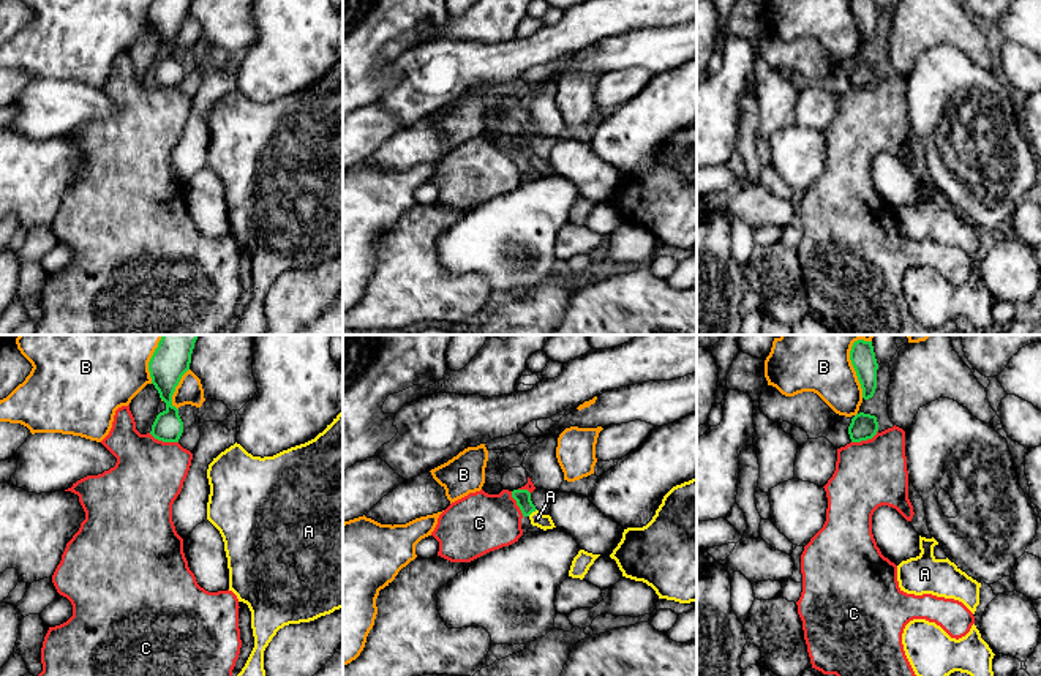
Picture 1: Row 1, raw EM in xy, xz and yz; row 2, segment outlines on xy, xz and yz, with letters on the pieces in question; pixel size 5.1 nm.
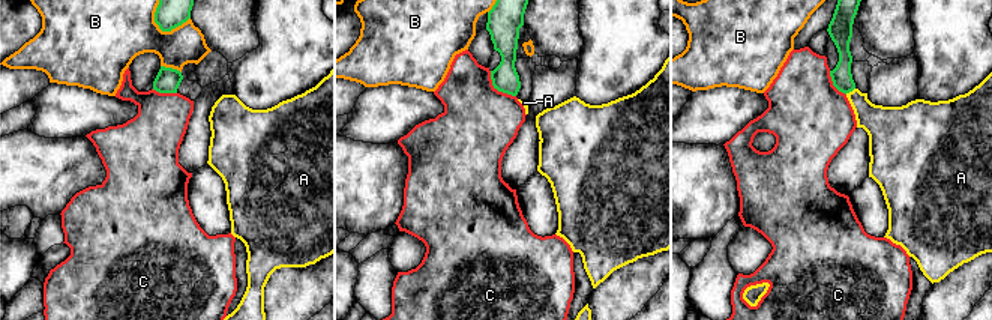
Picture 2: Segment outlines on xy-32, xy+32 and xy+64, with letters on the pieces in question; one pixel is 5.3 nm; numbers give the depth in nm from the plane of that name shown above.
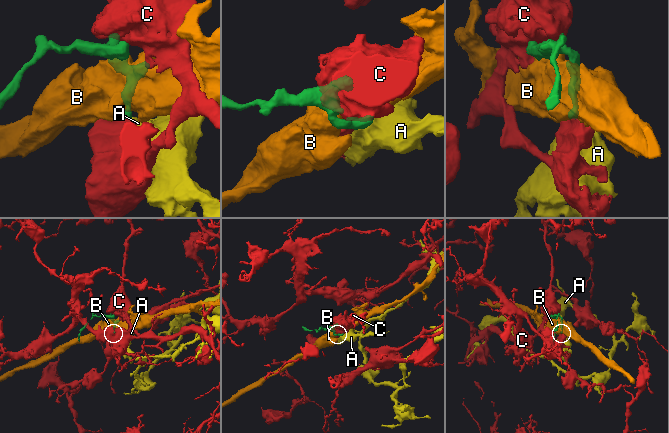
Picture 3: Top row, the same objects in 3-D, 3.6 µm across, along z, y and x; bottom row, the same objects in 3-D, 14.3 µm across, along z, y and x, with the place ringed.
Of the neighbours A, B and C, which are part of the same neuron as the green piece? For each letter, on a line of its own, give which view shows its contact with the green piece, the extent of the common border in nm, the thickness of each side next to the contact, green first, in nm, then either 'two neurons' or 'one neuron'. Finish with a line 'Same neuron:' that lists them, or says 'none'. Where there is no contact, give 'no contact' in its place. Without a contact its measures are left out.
A: xz | 60 nm | 80/80 nm | one neuron
B: yz | 240 nm | 120/240 nm | two neurons
C: xy | 160 nm | 160/360 nm | two neurons
Same neuron: A

